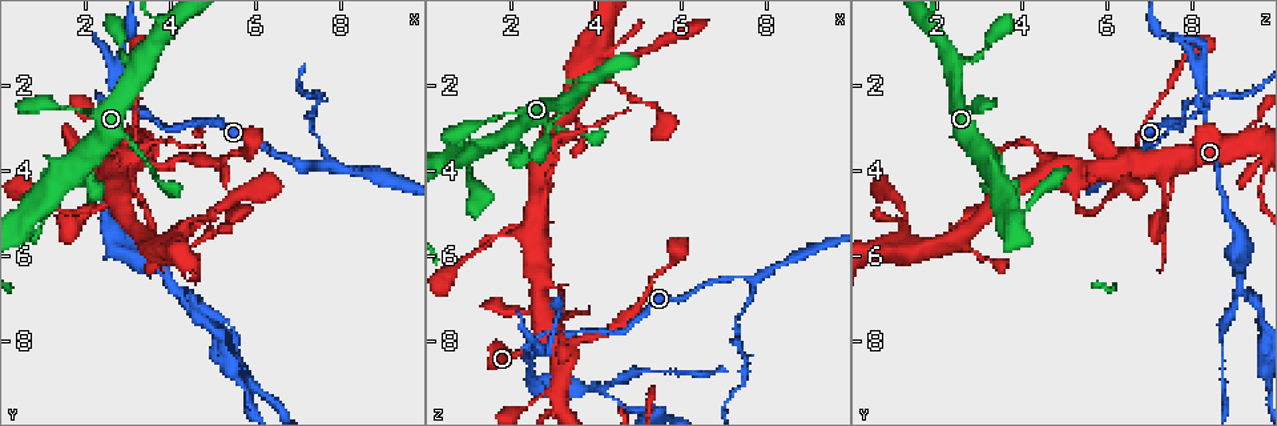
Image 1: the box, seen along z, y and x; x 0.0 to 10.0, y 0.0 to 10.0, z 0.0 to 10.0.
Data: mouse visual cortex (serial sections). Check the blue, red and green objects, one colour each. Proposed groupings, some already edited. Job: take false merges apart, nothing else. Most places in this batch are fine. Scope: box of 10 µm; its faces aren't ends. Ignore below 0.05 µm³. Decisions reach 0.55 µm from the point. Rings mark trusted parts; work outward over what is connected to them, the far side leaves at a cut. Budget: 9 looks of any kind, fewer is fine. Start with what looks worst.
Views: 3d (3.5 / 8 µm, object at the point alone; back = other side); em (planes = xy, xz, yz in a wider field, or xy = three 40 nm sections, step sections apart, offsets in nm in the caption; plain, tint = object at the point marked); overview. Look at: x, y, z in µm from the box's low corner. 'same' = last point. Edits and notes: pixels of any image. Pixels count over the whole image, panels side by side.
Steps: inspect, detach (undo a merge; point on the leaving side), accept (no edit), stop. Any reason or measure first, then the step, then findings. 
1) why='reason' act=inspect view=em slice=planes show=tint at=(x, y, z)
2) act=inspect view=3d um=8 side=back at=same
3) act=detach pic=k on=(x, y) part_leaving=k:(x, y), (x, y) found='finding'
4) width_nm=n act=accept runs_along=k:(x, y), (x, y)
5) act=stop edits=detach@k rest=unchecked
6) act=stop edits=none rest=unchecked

why='calibre changes' act=inspect view=3d um=3.5 at=(2.50, 2.50, 8.30)

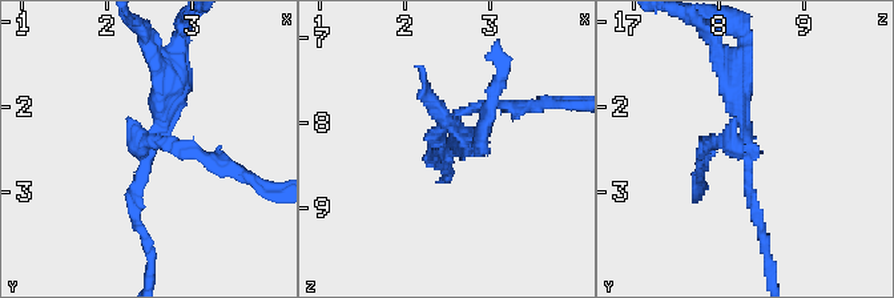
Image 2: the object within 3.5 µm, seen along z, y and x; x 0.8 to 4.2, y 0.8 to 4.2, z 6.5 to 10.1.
why='need the tissue' act=inspect view=em slice=xy step=1 show=tint at=(2.40, 2.50, 8.20)

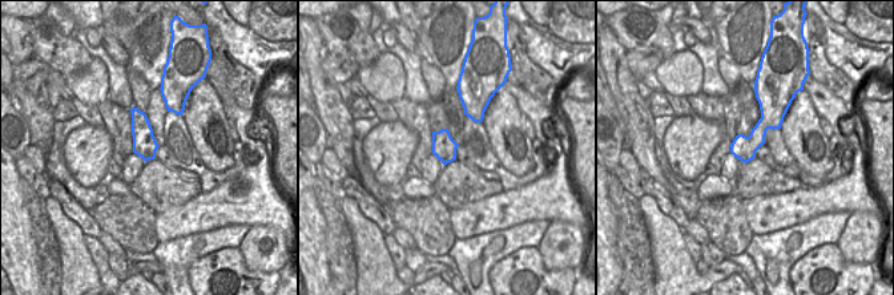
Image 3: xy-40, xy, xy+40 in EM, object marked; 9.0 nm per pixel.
act=inspect view=em slice=xy step=5 show=tint at=same

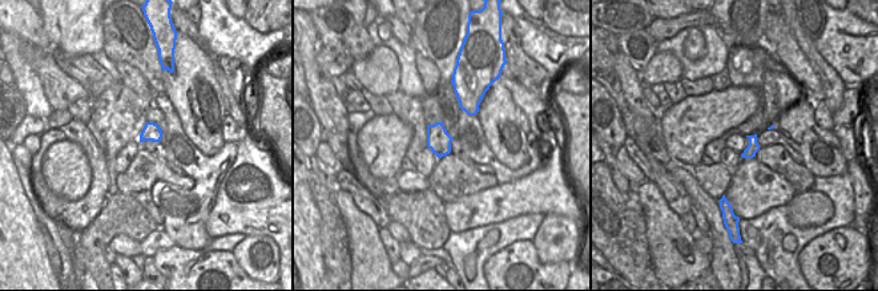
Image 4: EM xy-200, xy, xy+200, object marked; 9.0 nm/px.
arm_widths_nm=150,150,300 act=detach pic=2 on=(740, 88) found='a second cell is stuck on'

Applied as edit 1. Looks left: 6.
why='redraw' act=inspect view=overview

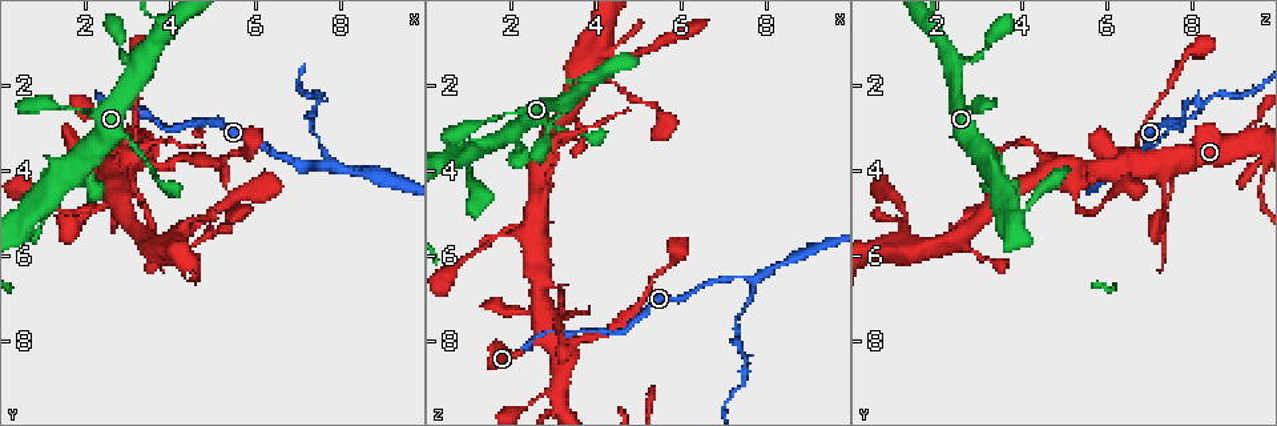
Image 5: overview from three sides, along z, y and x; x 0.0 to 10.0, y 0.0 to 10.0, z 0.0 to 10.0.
why='sharp bend' act=inspect view=3d um=3.5 at=(7.70, 3.80, 6.55)

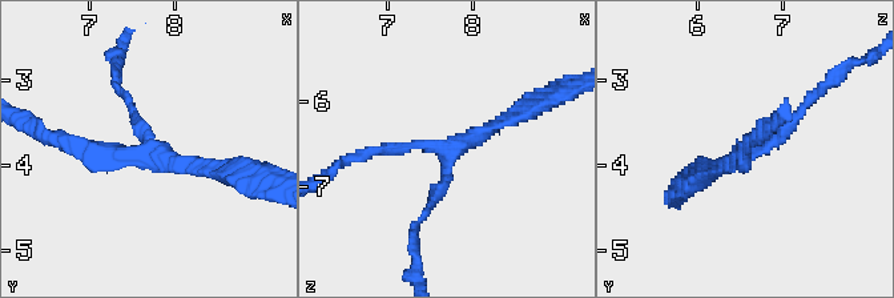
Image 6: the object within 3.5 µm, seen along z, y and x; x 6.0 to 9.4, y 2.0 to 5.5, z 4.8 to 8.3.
act=inspect view=em slice=planes show=tint at=(7.70, 3.90, 6.60)

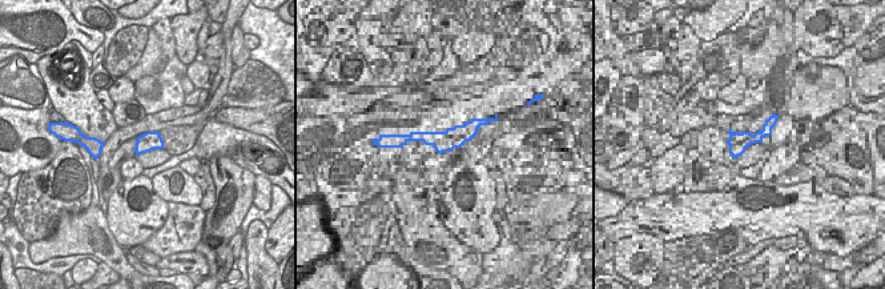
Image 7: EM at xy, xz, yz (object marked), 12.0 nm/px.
width_nm=240 act=accept runs_along=6:(357, 158), (414, 144), (443, 150), (516, 113) found='one cell here'

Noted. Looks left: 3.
why='thin arm on a thick one' act=inspect view=3d um=3.5 at=(2.85, 3.75, 6.70)

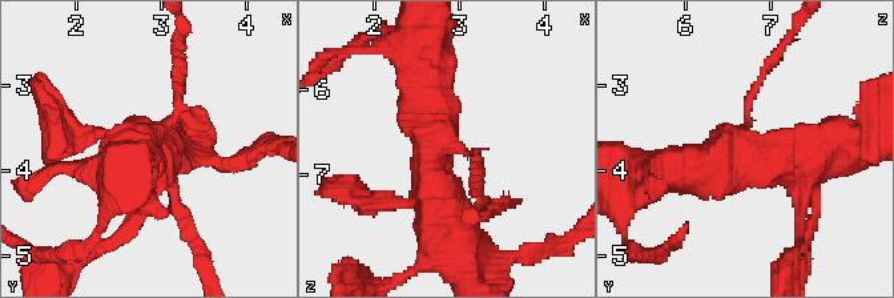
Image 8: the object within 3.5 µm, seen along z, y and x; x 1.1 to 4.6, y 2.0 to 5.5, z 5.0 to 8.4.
act=inspect view=em slice=xy step=2 show=tint at=(2.80, 3.65, 6.65)

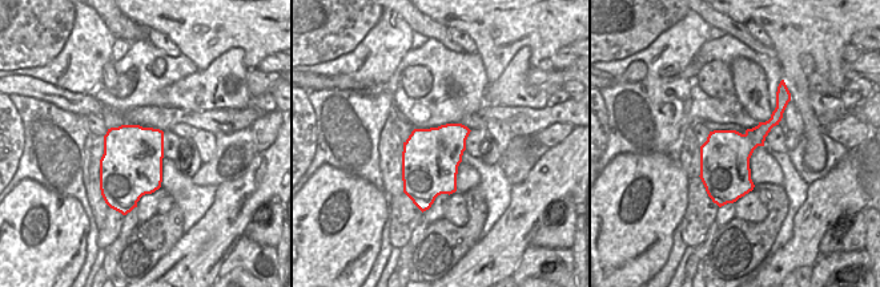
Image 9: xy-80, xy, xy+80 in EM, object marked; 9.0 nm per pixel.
width_nm=500 act=accept runs_along=8:(806, 154), (737, 158), (748, 97), (765, 72) found='one cell here'

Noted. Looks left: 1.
act=stop edits=detach@2 rest=unchecked

